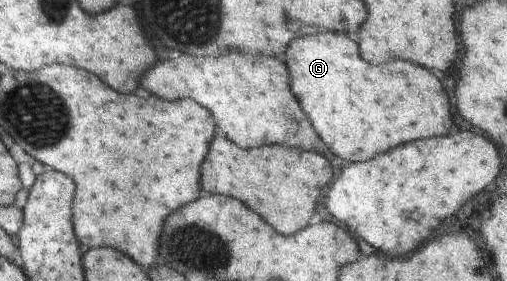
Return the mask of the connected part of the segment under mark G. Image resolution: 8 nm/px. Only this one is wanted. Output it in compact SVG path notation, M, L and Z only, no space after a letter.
M321 33L295 39L285 51L285 65L291 75L291 91L301 103L323 143L345 161L369 161L407 141L447 135L451 127L449 99L439 79L425 67L407 61L389 61L387 65L369 65L359 57L357 43L339 33Z

